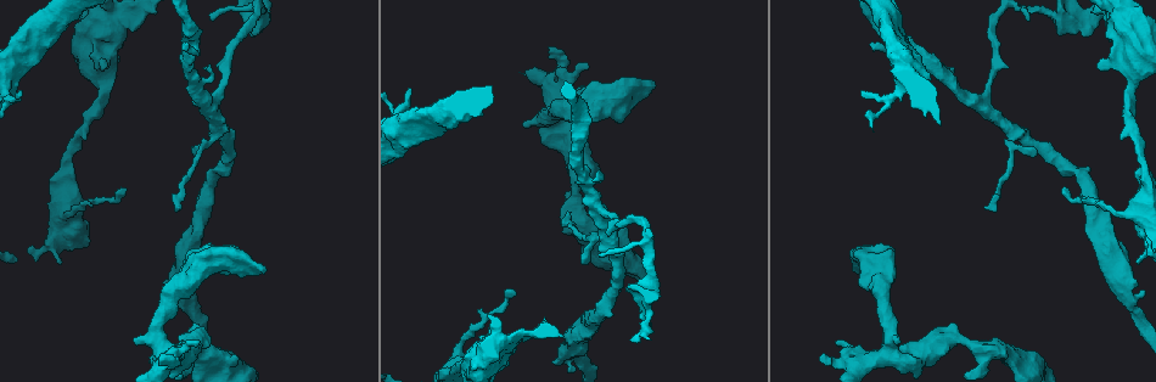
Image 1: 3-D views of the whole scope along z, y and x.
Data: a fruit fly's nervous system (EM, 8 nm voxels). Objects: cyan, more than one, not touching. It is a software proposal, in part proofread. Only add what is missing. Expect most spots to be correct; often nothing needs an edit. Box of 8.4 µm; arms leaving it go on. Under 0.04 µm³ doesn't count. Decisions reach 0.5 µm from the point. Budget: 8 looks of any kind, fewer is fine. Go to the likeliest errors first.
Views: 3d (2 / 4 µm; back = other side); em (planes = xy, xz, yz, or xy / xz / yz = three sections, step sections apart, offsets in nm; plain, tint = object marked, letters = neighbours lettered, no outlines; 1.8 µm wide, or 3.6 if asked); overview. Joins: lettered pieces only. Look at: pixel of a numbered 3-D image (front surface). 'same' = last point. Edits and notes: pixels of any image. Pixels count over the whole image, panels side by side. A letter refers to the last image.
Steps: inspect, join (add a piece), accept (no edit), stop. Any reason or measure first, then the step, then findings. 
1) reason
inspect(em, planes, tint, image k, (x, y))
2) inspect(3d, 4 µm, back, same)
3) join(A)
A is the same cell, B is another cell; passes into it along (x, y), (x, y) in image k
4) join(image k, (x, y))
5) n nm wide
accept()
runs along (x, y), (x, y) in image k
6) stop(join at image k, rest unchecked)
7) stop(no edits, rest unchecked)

free end
inspect(em, planes, letters, image 1, (107, 67))

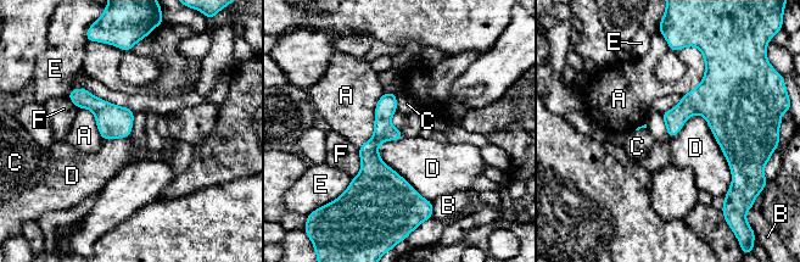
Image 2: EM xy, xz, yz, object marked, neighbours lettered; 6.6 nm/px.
accept()
A, B, C, D, E and F are other cells; none of them fits

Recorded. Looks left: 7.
thin end
inspect(em, xz, step 16, letters, image 1, (19, 92))

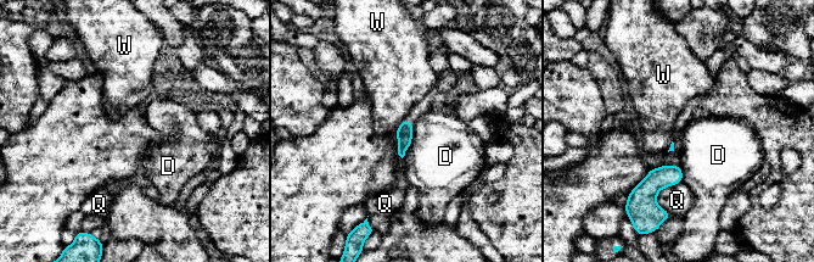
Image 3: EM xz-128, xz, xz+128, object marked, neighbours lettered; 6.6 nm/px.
inspect(em, planes, letters, same)

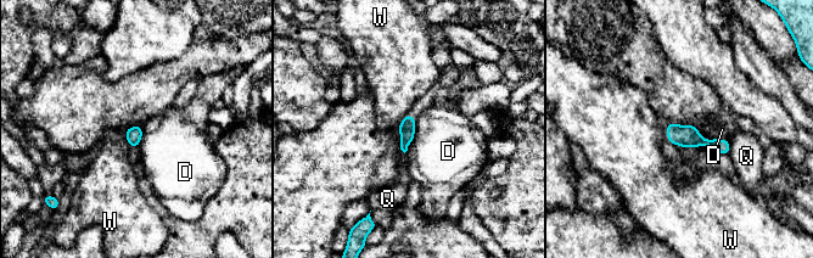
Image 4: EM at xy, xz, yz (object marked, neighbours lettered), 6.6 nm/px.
110 nm wide
accept()
D, Q and W are other cells; runs along (669, 127), (679, 135), (727, 149) in image 4; no lettered piece goes on from it

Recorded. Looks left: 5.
branch stops here
inspect(em, planes, plain, image 1, (855, 268))

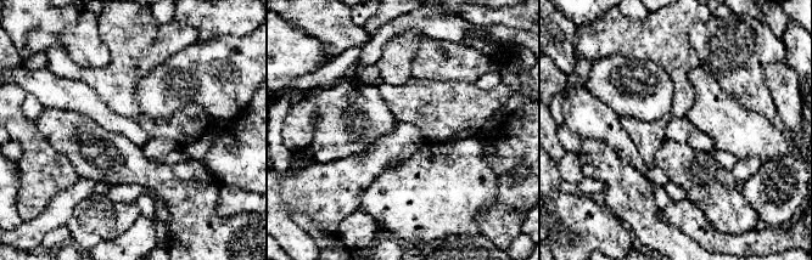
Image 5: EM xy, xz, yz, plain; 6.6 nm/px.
inspect(em, planes, letters, same)

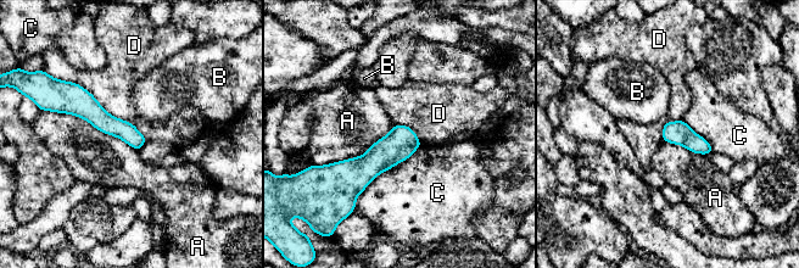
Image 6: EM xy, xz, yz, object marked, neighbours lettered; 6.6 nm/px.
accept()
A, B, C and D are other cells; border along (46, 110), (82, 117), (137, 151) in image 6; no lettered piece goes on from it

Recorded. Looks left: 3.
stop(no edits, rest unchecked)

